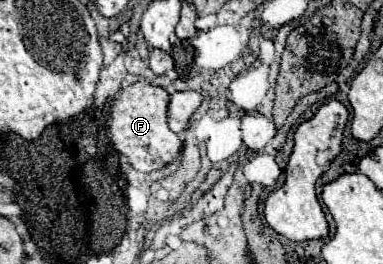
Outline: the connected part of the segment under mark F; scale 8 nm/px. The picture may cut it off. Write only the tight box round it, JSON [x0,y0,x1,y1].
[109,81,181,171]

